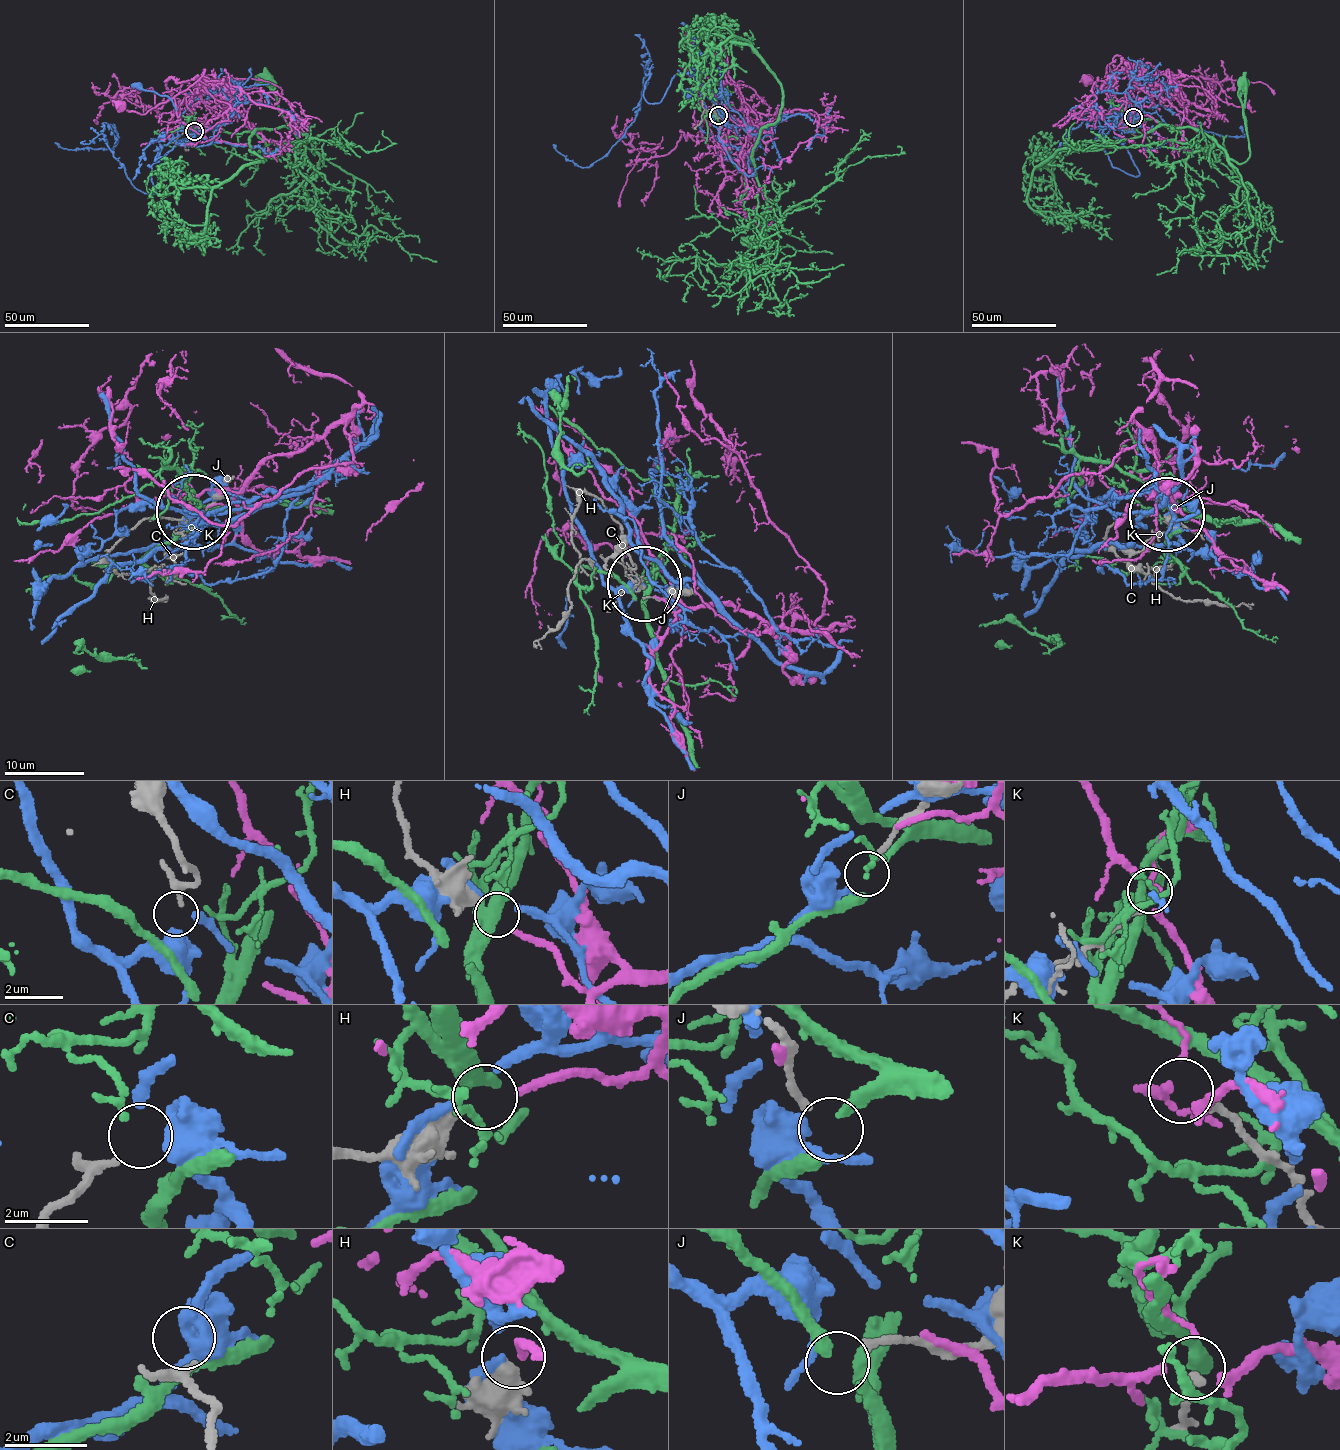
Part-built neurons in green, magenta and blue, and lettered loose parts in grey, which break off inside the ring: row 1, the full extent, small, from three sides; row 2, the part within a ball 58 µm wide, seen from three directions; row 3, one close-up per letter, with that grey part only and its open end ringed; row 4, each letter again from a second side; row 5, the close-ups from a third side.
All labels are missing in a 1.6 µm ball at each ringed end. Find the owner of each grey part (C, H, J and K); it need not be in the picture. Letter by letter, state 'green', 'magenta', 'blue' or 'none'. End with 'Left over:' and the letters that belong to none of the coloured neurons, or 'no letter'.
C: blue
H: magenta
J: none
K: none
Left over: J, K

